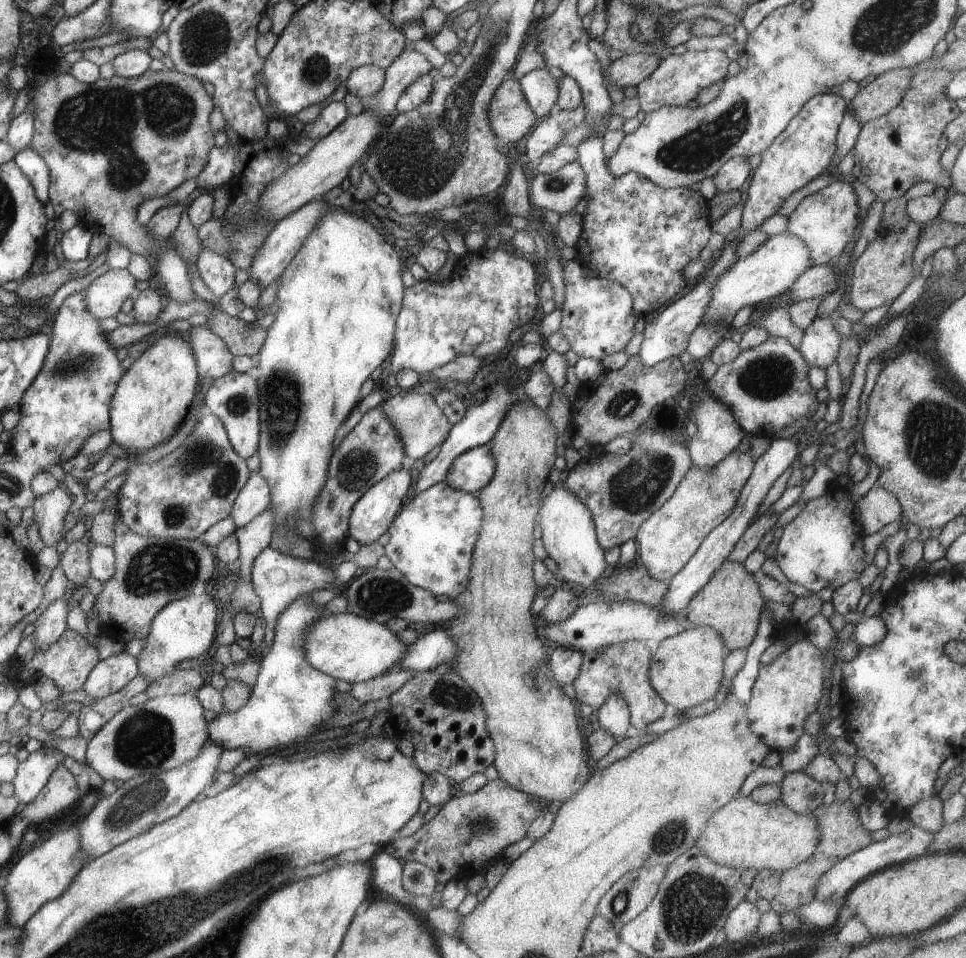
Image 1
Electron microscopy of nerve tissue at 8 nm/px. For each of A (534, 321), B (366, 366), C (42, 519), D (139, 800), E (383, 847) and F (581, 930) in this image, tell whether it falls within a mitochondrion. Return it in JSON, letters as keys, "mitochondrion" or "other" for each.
{"A":"other","B":"other","C":"other","D":"mitochondrion","E":"other","F":"other"}

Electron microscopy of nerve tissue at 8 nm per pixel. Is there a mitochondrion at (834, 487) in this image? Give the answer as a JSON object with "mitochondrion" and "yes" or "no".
{"mitochondrion":"no"}

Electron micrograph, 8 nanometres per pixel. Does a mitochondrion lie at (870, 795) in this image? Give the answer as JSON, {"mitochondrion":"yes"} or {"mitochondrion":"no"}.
{"mitochondrion":"no"}

